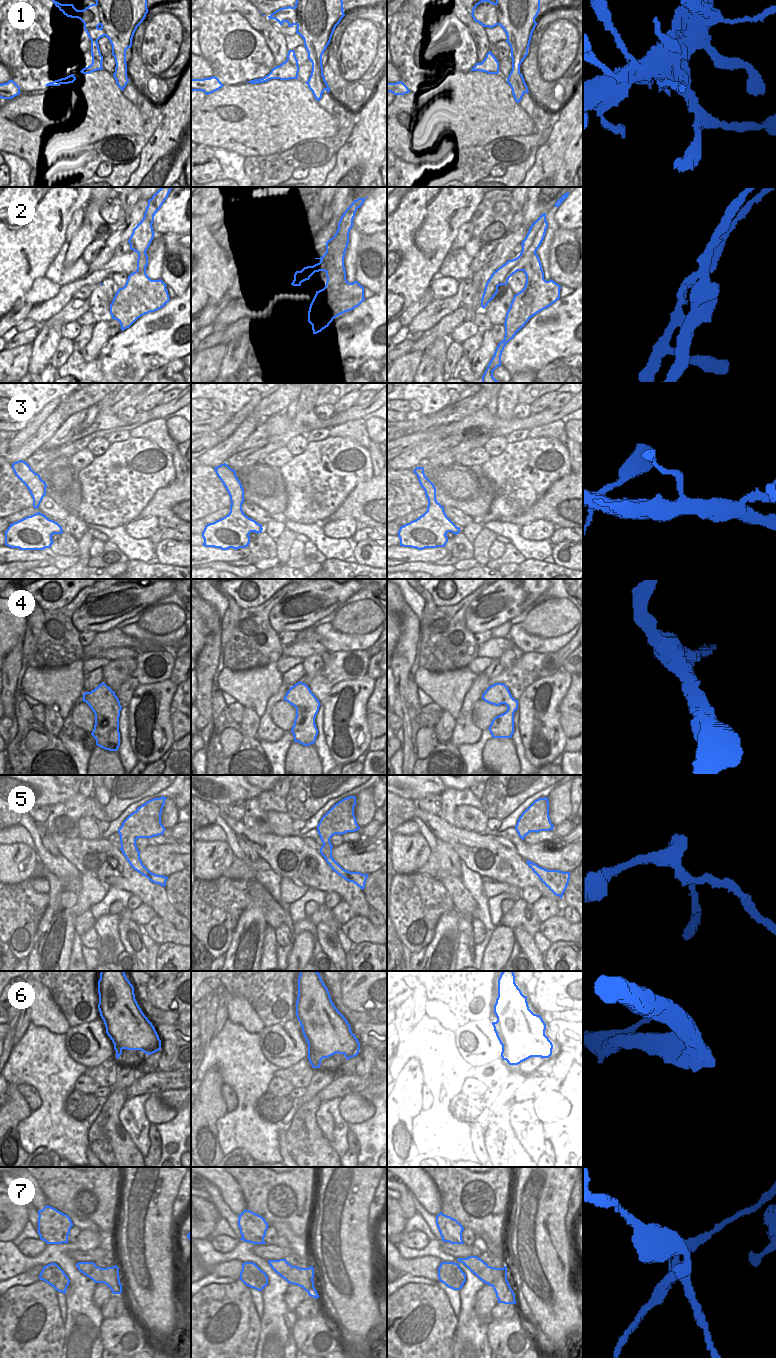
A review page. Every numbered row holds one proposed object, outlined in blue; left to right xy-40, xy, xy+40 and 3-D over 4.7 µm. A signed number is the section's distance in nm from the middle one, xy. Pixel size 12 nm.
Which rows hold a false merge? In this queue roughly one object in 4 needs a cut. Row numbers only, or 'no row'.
2, 6, 7

